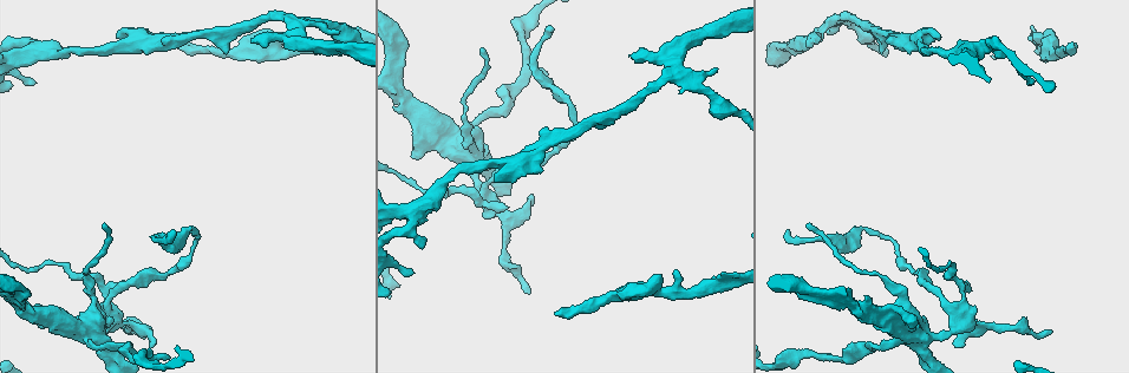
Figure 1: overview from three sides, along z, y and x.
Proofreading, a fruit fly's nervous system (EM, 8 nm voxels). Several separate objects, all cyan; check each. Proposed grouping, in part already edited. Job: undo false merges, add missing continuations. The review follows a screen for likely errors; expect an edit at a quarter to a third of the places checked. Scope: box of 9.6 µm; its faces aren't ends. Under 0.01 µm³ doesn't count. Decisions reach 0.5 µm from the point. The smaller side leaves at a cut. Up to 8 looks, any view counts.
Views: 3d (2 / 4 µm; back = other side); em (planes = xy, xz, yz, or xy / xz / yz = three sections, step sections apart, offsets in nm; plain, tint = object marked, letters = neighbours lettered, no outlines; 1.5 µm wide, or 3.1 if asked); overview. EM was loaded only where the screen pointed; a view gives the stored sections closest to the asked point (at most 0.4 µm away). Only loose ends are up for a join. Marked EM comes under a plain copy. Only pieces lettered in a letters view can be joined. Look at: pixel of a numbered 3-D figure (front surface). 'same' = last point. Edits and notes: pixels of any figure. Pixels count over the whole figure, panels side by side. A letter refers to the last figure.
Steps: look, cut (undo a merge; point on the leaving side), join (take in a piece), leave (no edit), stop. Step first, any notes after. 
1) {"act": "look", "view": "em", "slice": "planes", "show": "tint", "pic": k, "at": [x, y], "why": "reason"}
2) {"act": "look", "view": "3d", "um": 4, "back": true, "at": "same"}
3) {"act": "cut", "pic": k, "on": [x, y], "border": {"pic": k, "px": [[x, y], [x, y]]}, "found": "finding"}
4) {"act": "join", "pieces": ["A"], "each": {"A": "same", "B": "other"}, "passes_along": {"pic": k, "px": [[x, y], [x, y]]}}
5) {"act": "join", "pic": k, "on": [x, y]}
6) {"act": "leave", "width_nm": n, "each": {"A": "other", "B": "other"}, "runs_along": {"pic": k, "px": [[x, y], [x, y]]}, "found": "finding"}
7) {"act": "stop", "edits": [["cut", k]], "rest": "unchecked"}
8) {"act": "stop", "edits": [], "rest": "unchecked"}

{"act": "look", "view": "em", "slice": "planes", "show": "letters", "pic": 1, "at": [826, 32], "why": "an open end"}

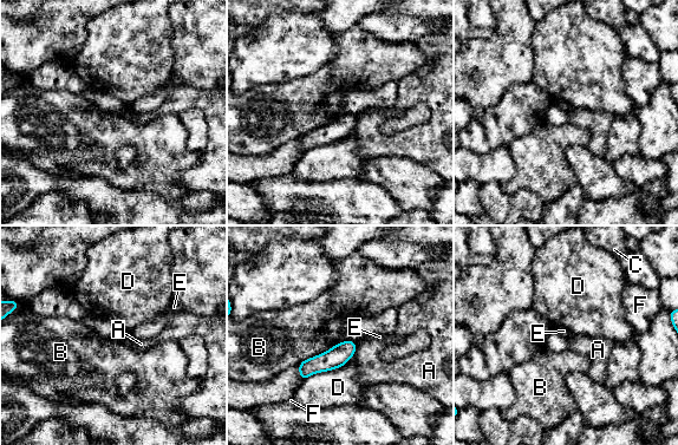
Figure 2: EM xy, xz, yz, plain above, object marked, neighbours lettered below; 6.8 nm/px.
{"act": "leave", "width_nm": 150, "each": {"A": "other", "B": "other", "C": "other", "D": "other", "E": "other", "F": "other"}, "border": {"pic": 2, "px": [[343, 340], [297, 365]]}, "found": "no lettered piece goes on from it"}

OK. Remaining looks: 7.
{"act": "look", "view": "3d", "um": 4, "back": true, "pic": 1, "at": [815, 42], "why": "free end"}

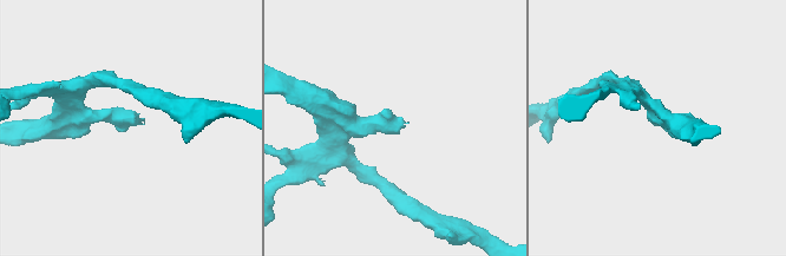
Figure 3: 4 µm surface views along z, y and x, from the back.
{"act": "look", "view": "em", "slice": "yz", "step": 8, "show": "tint", "pic": 3, "at": [144, 123]}

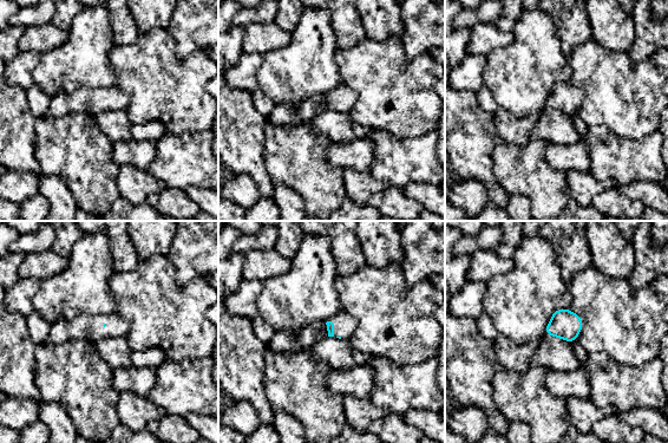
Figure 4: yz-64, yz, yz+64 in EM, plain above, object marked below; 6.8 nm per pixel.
{"act": "look", "view": "em", "slice": "planes", "show": "letters", "at": "same", "why": "cut it another way"}

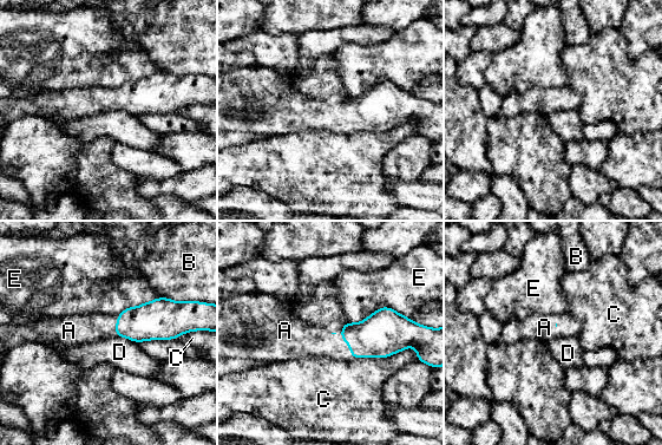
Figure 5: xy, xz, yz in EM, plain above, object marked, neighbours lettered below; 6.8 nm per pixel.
{"act": "join", "pieces": ["A"], "each": {"A": "same", "B": "other", "C": "other", "D": "other", "E": "other"}, "passes_along": {"pic": 5, "px": [[379, 335], [343, 340], [308, 331]]}, "found": "it goes on there"}

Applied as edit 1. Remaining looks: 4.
{"act": "look", "view": "em", "slice": "yz", "step": 4, "show": "letters", "pic": 1, "at": [1071, 44], "why": "an open end"}

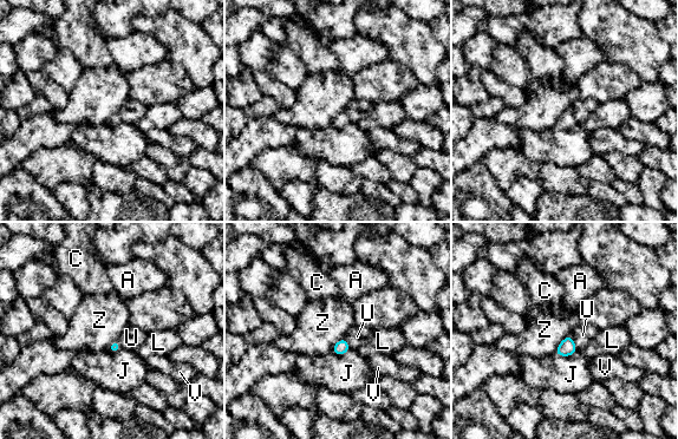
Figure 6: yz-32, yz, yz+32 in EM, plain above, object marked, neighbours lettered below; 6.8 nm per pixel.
{"act": "join", "pieces": ["U"], "each": {"A": "other", "C": "other", "J": "other", "L": "other", "U": "same", "V": "other", "Z": "other"}, "found": "the neuron continues"}

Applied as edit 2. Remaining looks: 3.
{"act": "stop", "edits": [["join", 5], ["join", 6]], "rest": "unchecked"}

